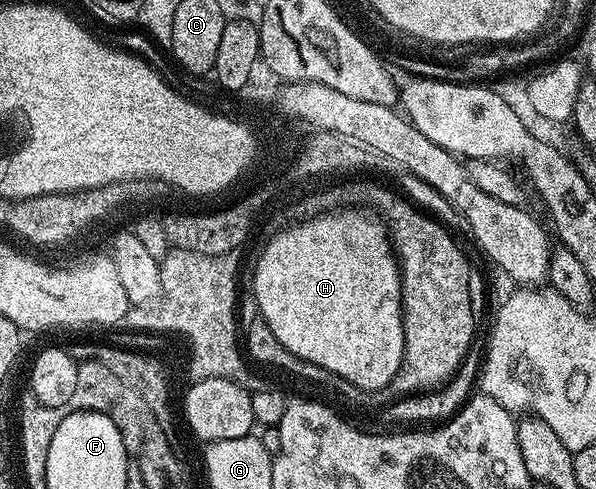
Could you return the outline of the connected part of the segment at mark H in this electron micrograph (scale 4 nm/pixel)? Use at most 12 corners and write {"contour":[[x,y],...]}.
{"contour":[[355,206],[258,253],[277,342],[368,394],[403,361],[387,225]]}

